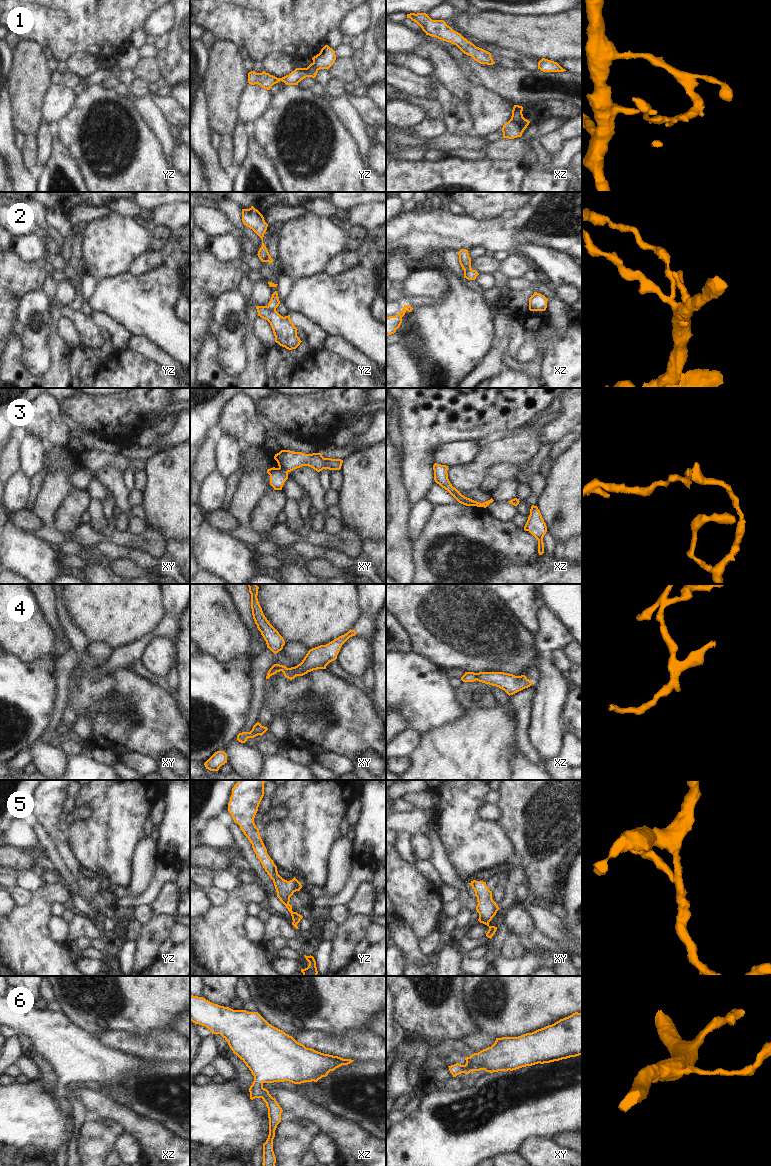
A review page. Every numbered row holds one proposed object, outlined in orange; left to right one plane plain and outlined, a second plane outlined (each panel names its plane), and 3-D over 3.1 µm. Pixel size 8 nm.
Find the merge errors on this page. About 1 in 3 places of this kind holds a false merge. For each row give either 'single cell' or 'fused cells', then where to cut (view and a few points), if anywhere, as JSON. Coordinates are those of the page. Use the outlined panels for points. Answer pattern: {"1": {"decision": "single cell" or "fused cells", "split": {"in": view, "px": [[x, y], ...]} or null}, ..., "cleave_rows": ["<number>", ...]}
{"1": {"decision": "fused cells", "split": {"in": "xz", "px": [[510, 119], [515, 121], [523, 131]]}}, "2": {"decision": "fused cells", "split": {"in": "yz", "px": [[267, 306], [275, 309]]}}, "3": {"decision": "fused cells", "split": {"in": "xy", "px": [[279, 467], [287, 472]]}}, "4": {"decision": "fused cells", "split": {"in": "xz", "px": [[478, 673], [475, 679]]}}, "5": {"decision": "single cell", "split": null}, "6": {"decision": "single cell", "split": null}, "cleave_rows": ["1", "2", "3", "4"]}

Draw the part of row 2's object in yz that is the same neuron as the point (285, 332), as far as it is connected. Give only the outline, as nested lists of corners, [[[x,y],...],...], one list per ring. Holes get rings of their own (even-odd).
[[[256,306],[258,316],[267,320],[273,330],[275,342],[288,350],[296,349],[302,342],[297,336],[297,328],[290,319],[290,315],[281,316],[276,309],[268,306]]]

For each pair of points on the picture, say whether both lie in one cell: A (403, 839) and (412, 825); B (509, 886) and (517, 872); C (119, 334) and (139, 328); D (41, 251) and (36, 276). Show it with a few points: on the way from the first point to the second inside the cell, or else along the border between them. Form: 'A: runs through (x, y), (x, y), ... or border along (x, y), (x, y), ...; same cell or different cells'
A: border along (398, 831), (408, 831), (411, 833); different cells
B: runs through (510, 883), (516, 875); same cell
C: border along (110, 317), (120, 323), (132, 336); different cells
D: border along (16, 253), (25, 261), (45, 260), (47, 262); different cells

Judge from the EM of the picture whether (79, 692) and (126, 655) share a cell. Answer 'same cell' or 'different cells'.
different cells

